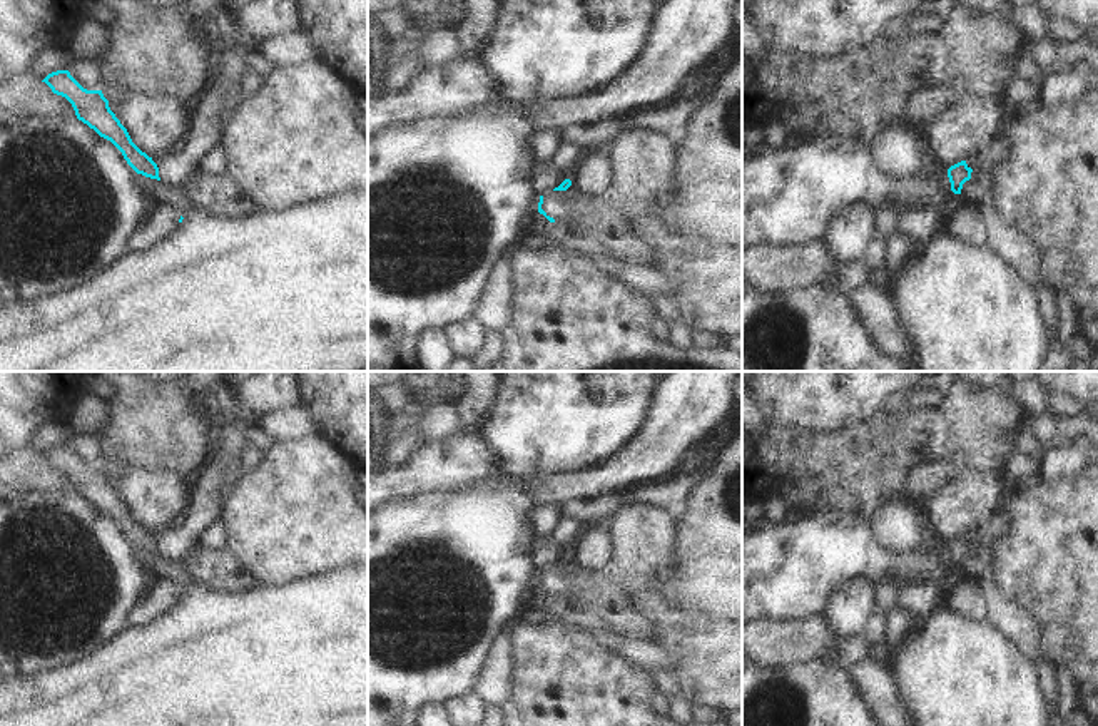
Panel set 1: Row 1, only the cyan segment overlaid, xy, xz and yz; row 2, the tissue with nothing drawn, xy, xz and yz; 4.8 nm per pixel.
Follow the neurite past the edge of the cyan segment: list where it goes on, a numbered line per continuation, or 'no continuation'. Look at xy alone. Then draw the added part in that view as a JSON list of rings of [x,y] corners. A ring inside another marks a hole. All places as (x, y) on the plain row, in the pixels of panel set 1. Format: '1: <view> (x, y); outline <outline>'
1: xy (273, 656); outline [[[348,565],[284,587],[256,585],[252,591],[207,587],[184,582],[182,596],[162,617],[124,631],[87,659],[0,684],[0,726],[368,726],[368,565]]]

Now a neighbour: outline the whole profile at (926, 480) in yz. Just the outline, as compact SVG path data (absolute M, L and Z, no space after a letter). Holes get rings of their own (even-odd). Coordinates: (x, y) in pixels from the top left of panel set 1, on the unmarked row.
M933 462L929 465L918 465L907 473L906 498L926 504L934 498L954 477L958 475L956 463Z

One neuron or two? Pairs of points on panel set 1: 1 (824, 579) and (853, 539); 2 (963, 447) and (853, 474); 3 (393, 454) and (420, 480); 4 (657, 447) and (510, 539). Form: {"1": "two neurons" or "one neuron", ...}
{"1": "one neuron", "2": "one neuron", "3": "two neurons", "4": "two neurons"}

